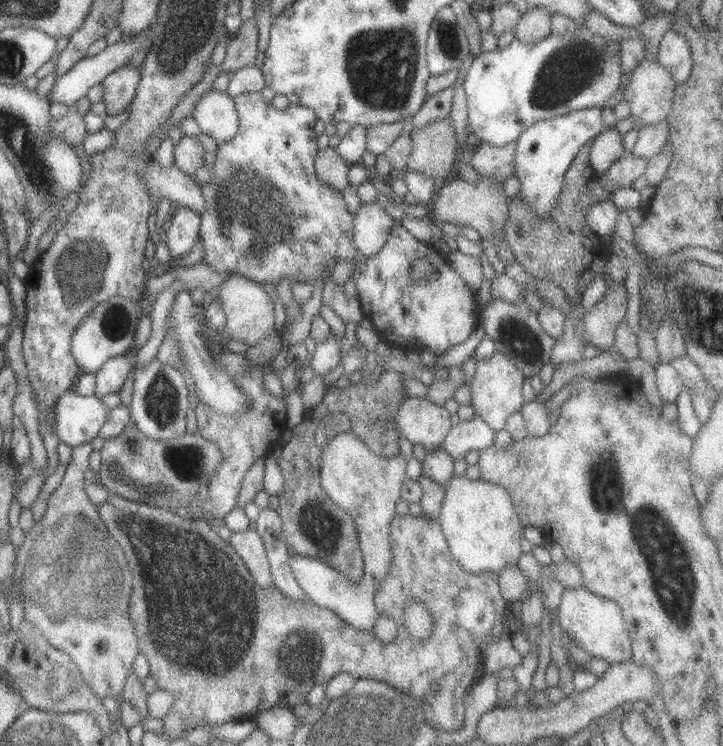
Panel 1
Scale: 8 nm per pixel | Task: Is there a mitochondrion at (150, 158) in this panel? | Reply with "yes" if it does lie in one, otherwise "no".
no

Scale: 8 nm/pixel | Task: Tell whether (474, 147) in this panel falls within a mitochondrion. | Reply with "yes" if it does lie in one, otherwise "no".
no

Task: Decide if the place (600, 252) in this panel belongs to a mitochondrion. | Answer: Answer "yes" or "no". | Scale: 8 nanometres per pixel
no

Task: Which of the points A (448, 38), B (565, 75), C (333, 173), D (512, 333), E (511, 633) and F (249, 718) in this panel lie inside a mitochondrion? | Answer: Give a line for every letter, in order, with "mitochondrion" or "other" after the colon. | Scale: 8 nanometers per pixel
A: mitochondrion
B: mitochondrion
C: other
D: mitochondrion
E: other
F: other

